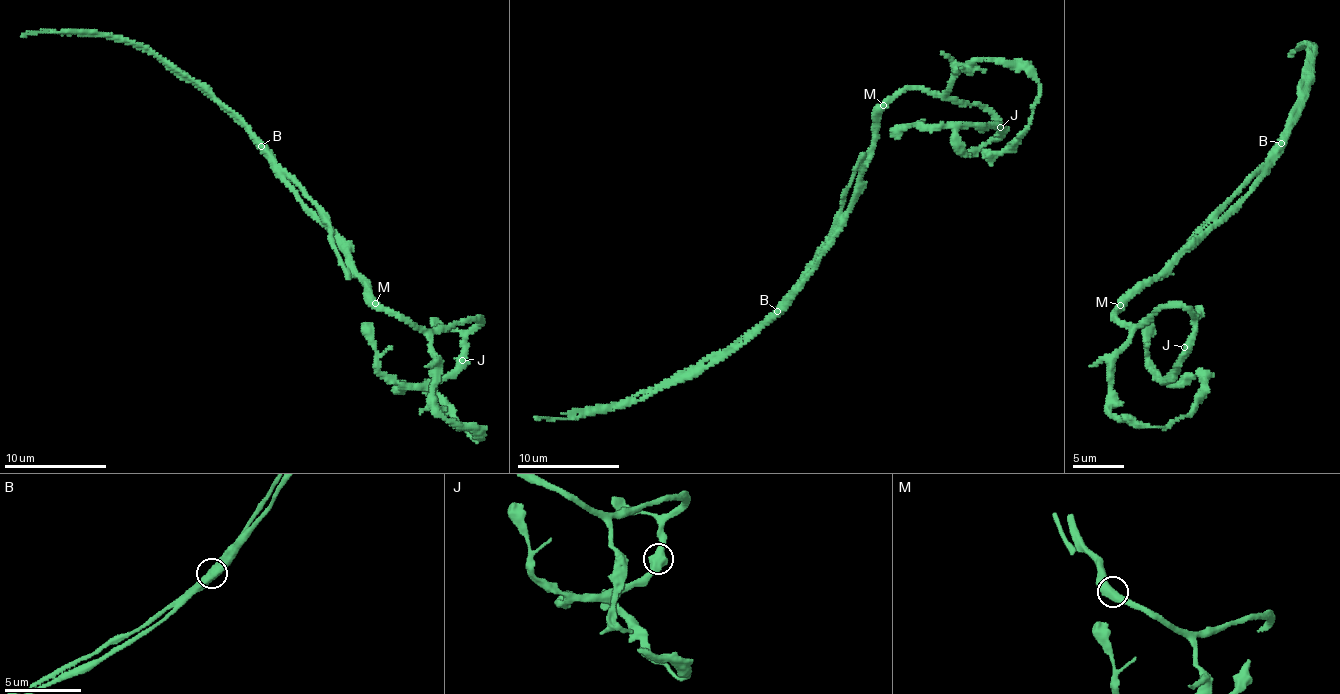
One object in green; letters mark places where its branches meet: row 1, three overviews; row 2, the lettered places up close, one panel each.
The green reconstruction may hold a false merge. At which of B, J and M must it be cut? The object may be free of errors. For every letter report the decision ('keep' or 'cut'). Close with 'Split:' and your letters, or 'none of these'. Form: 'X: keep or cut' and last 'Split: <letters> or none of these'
B: cut
J: keep
M: keep
Split: B

